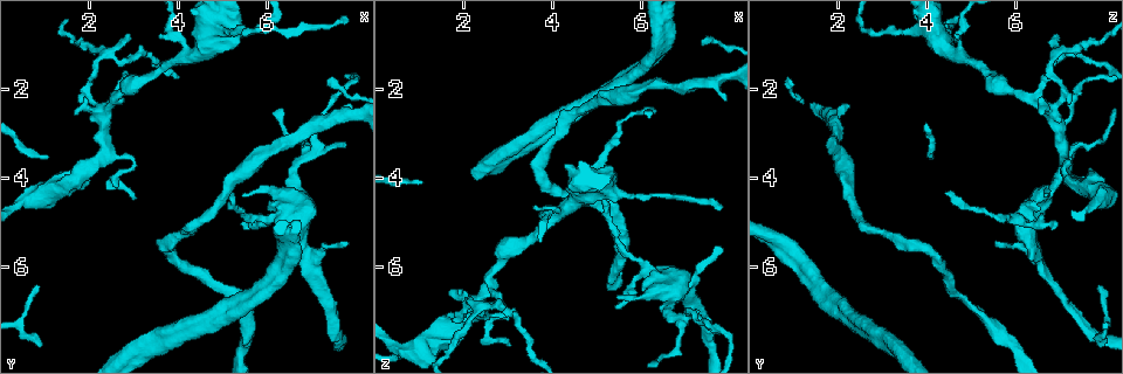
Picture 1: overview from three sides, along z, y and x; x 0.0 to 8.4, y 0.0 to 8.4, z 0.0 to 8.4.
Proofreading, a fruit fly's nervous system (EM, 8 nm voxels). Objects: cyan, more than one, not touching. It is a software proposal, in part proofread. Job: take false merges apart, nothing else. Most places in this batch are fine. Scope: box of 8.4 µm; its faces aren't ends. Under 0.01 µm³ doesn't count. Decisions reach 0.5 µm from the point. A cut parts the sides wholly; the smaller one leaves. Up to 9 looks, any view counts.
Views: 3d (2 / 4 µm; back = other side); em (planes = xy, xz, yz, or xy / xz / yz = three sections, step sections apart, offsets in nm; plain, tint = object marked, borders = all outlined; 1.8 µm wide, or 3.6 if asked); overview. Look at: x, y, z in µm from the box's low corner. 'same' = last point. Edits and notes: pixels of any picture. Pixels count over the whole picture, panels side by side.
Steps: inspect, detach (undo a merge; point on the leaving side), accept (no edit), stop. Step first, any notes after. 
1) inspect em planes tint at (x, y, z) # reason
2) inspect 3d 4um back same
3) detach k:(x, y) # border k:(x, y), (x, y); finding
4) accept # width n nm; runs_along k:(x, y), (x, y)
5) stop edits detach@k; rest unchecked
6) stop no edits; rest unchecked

inspect em yz step 16 borders at (6.85, 3.50, 7.10) # a fork

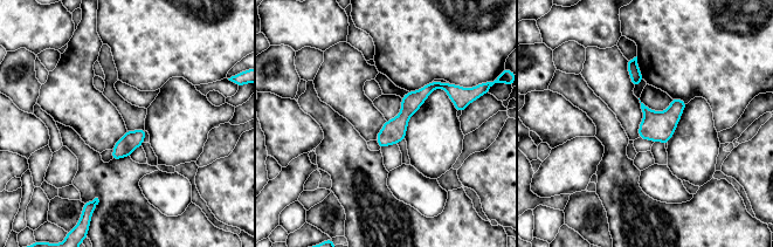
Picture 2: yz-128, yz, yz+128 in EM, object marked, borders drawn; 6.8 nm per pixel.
accept # runs_along 2:(443, 86), (432, 86), (380, 142); one neuron here

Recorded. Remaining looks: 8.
inspect em xy step 16 tint at (5.95, 4.90, 5.85)

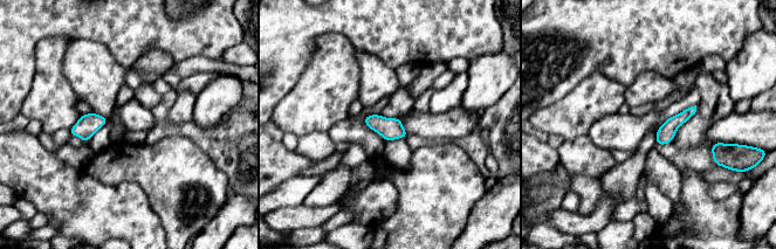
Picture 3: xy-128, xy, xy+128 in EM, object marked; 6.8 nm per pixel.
inspect em planes tint same # another direction

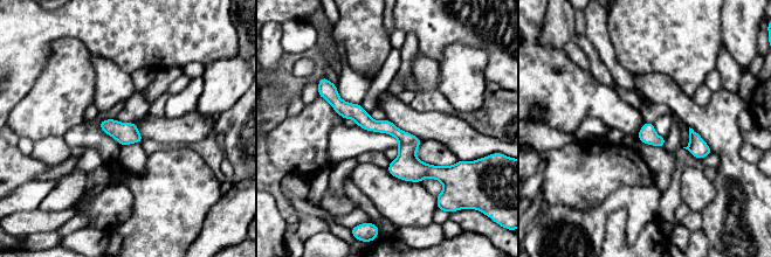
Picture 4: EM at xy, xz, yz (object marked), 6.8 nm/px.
accept # runs_along 4:(328, 92), (393, 130), (422, 169), (445, 168); continuous, no second neuron

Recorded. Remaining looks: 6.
inspect em xy step 16 tint at (2.30, 2.50, 6.65) # abrupt turn

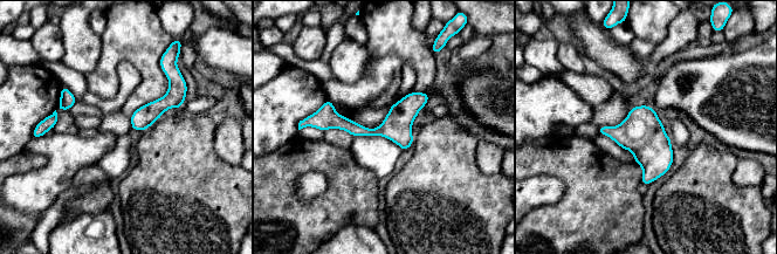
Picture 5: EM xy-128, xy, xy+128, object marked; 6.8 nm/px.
inspect em planes tint same

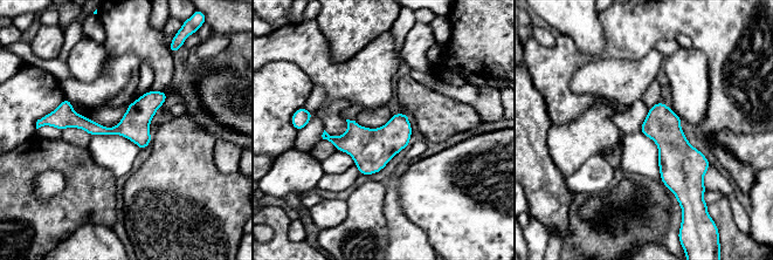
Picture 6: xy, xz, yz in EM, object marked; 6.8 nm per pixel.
accept # width 200 nm; runs_along 6:(163, 95), (122, 129), (53, 117); continuous, no second neuron

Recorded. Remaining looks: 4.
inspect em planes plain at (5.80, 0.60, 4.35) # thick turns thin

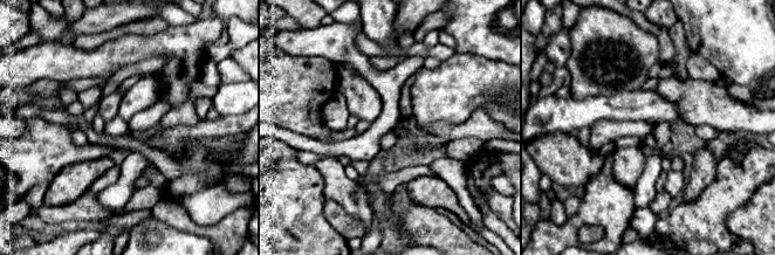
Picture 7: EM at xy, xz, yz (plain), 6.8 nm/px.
inspect em planes tint same # where the object lies

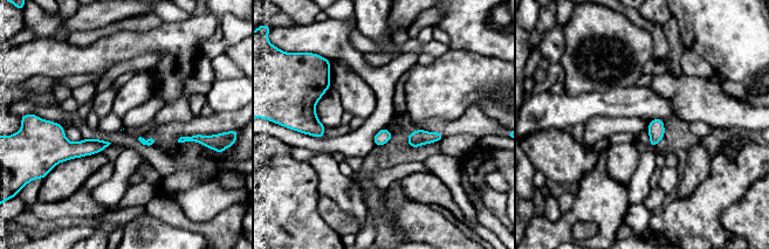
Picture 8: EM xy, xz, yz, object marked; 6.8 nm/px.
accept # one neuron here

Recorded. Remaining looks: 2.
stop no edits; rest unchecked

